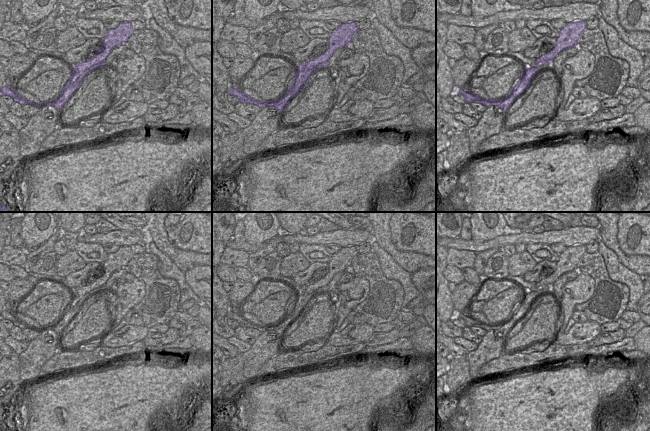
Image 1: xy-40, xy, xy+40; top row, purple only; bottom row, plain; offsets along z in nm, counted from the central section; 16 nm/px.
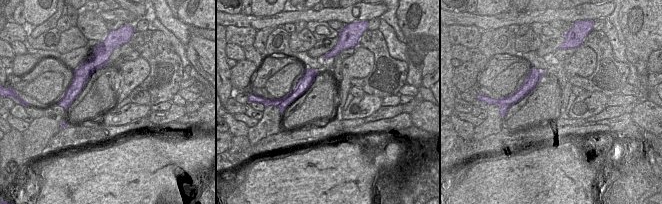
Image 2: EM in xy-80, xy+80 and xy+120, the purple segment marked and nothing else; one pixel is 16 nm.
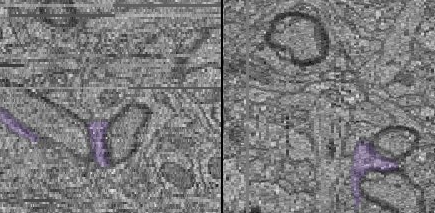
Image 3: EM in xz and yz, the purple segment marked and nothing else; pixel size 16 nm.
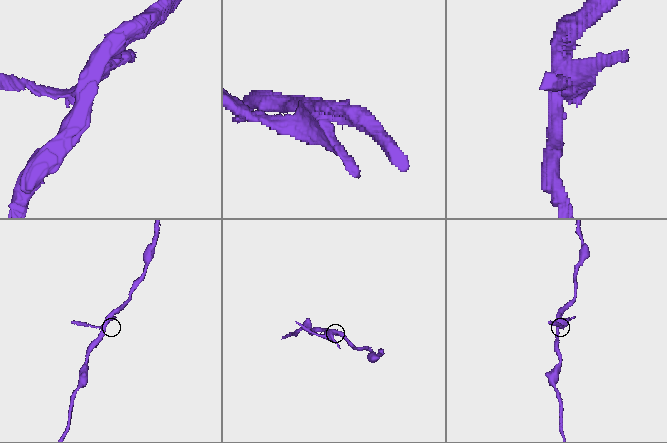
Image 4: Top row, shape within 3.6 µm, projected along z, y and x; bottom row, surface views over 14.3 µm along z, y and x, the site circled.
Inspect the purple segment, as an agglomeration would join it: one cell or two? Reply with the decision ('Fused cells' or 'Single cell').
Fused cells.

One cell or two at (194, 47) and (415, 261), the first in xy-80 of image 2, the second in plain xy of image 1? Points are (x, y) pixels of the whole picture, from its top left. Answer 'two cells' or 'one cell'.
two cells

